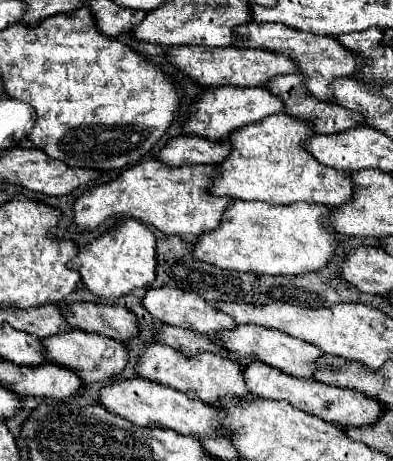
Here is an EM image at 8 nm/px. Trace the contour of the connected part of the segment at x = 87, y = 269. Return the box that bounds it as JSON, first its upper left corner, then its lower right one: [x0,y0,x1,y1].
[71,219,156,303]

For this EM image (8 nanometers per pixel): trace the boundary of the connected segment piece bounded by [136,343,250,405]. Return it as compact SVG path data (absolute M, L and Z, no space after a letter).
M160 343L146 345L144 353L136 365L136 373L144 379L174 387L174 389L188 393L192 397L200 397L204 403L210 403L210 405L220 403L224 397L240 397L242 399L242 397L250 395L240 365L230 359L224 359L220 355L208 353L208 351L190 357L182 351L168 347L168 345L160 345Z

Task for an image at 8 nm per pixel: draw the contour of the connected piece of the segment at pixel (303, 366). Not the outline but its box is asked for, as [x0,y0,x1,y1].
[216,325,324,379]

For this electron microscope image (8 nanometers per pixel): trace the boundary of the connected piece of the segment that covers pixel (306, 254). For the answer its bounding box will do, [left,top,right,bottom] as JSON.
[192,201,336,275]

